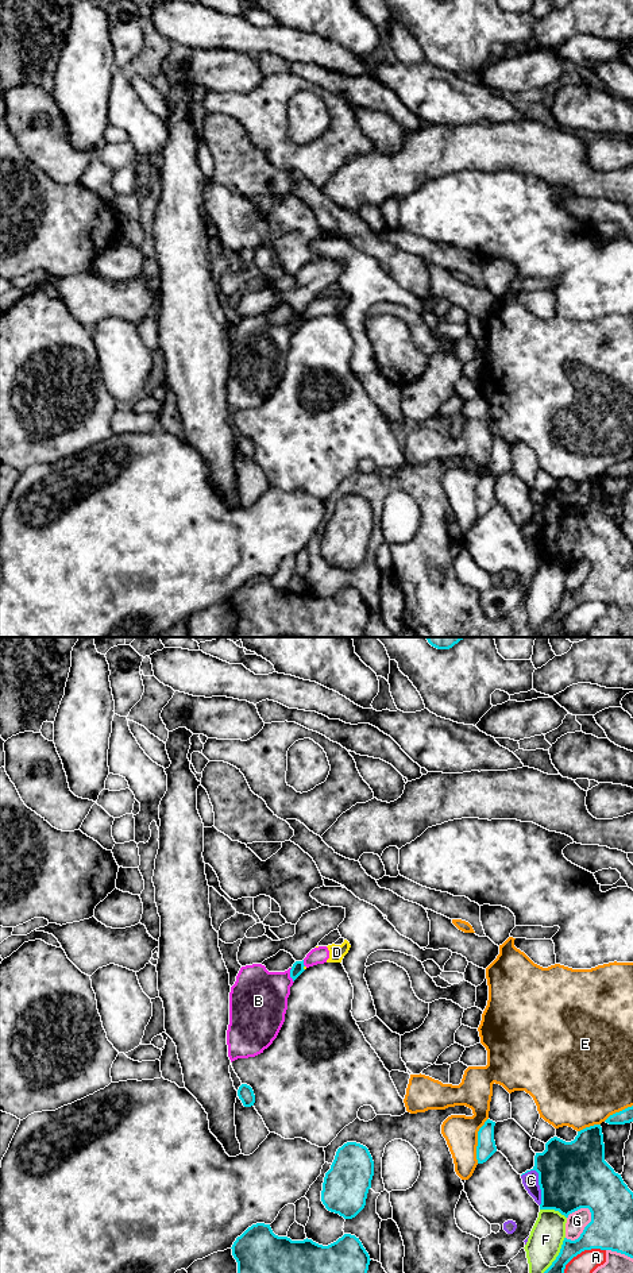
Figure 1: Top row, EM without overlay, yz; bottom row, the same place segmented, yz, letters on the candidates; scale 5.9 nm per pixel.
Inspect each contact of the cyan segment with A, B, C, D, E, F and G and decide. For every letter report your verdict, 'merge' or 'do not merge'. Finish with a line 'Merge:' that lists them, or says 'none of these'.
A: do not merge
B: do not merge
C: do not merge
D: do not merge
E: do not merge
F: do not merge
G: do not merge
Merge: none of these

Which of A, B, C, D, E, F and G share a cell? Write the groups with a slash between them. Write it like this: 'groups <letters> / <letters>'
groups A / B D / C / E / F / G

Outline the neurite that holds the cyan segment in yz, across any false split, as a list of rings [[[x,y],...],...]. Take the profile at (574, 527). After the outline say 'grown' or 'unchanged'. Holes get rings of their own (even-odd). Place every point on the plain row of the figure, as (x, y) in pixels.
[[[601,477],[578,483],[574,493],[557,489],[545,495],[543,505],[536,505],[534,518],[541,541],[540,562],[555,562],[568,570],[570,566],[588,560],[591,574],[575,593],[564,590],[561,601],[552,617],[544,624],[541,637],[567,637],[566,617],[584,602],[611,602],[633,610],[633,544],[621,526],[605,513],[605,495]]] | unchanged

